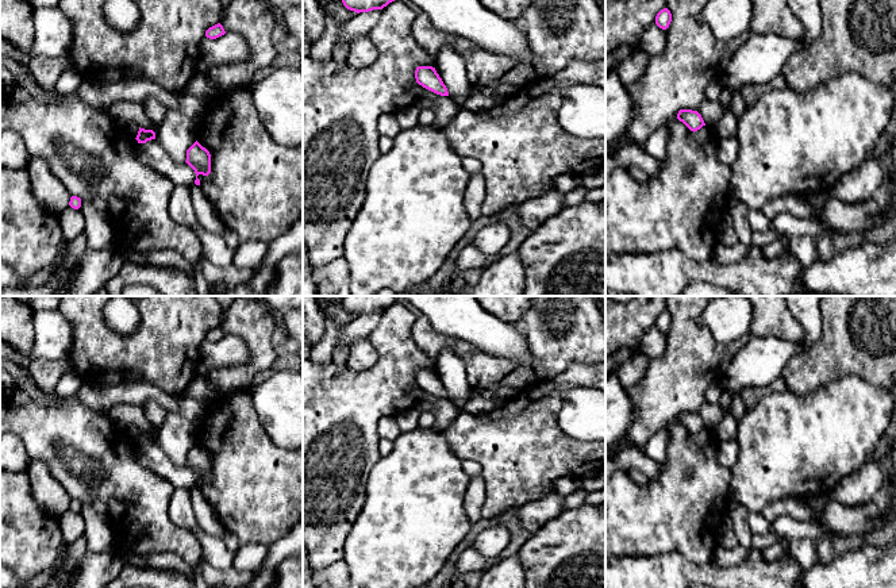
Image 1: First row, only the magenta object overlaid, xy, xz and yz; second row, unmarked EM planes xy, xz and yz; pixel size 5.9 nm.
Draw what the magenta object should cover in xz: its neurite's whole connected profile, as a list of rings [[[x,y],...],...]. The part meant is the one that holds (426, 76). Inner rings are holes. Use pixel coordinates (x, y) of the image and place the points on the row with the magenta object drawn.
[[[418,66],[415,70],[415,78],[419,85],[423,88],[441,95],[449,96],[447,88],[443,84],[442,78],[432,66]]]

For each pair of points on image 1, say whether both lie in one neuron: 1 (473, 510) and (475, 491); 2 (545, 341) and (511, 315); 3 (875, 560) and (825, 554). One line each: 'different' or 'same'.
1: same
2: different
3: different

